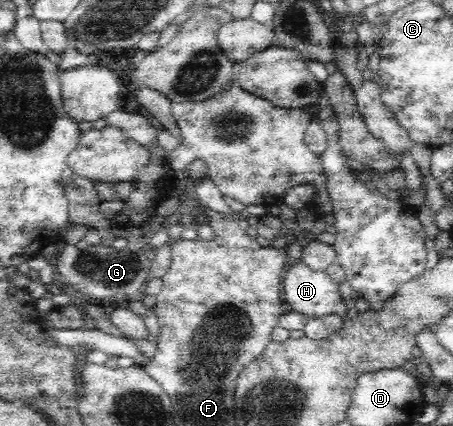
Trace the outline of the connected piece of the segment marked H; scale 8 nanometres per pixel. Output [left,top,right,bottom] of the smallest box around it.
[281,259,351,320]

